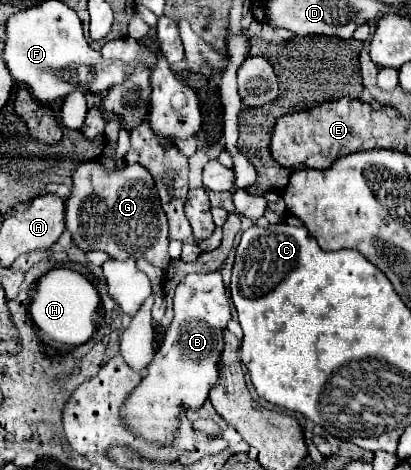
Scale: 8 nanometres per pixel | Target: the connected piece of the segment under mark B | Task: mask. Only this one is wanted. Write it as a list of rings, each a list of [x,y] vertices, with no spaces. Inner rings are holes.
[[[220,272],[190,274],[180,280],[174,296],[174,320],[166,328],[164,342],[148,364],[146,376],[122,408],[126,424],[136,434],[150,442],[170,444],[180,408],[198,408],[204,404],[208,390],[218,382],[218,360],[224,346],[222,330],[228,320],[230,306]]]

